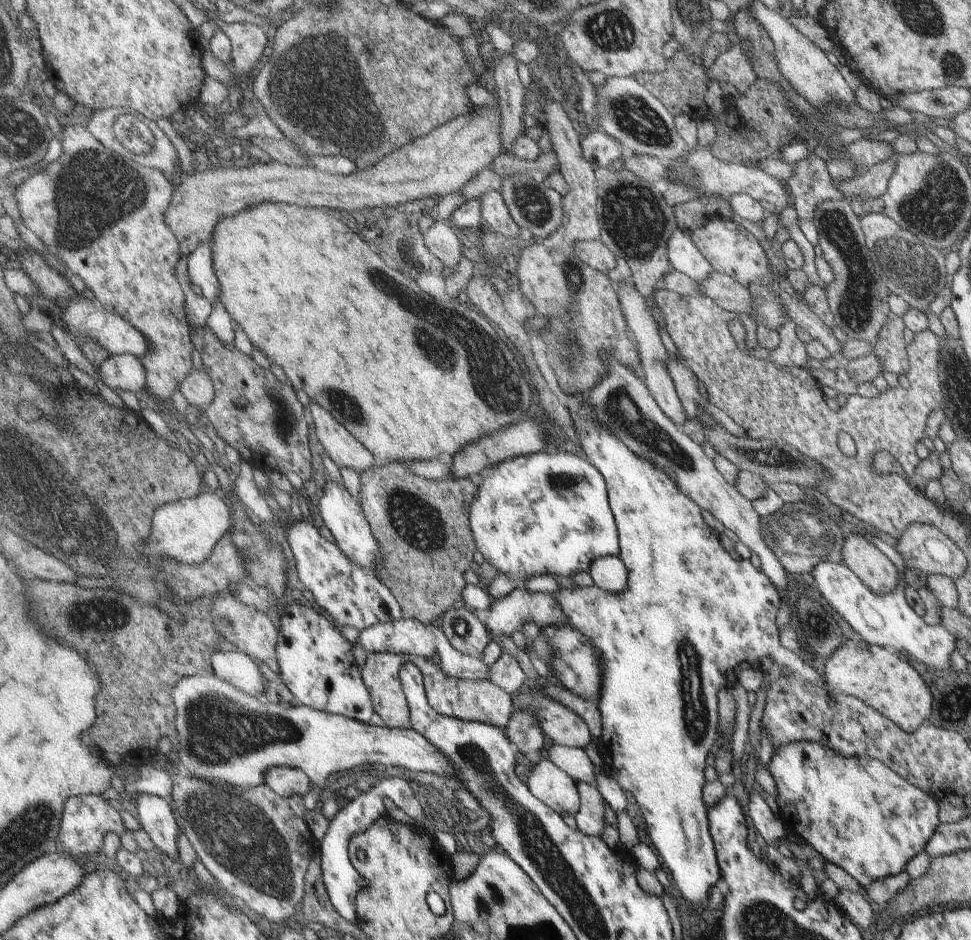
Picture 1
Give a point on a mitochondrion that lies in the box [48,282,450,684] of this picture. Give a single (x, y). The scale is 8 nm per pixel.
(96, 612)

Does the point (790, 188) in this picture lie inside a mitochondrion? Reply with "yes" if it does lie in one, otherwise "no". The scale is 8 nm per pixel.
no

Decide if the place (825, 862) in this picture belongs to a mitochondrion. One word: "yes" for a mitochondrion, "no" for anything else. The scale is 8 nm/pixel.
no

